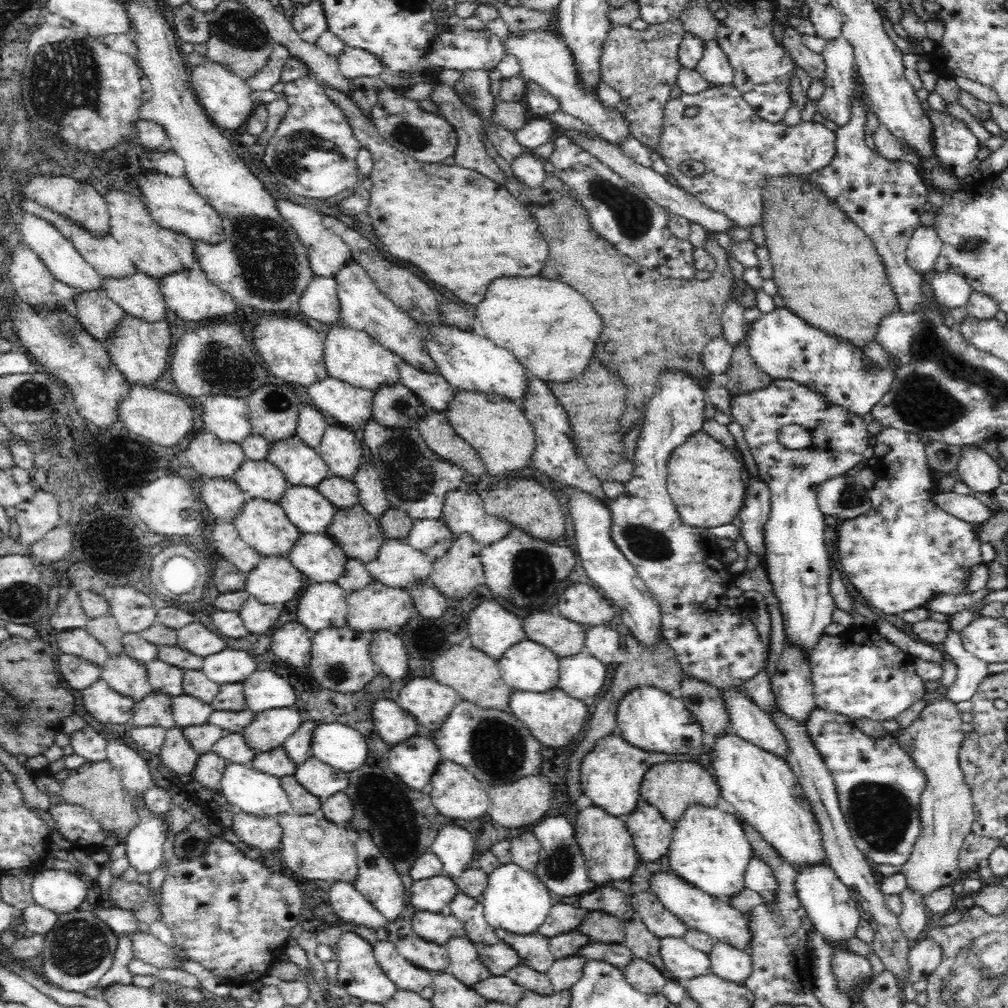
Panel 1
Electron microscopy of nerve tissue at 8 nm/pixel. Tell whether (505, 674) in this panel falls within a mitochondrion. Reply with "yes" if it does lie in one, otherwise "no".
no

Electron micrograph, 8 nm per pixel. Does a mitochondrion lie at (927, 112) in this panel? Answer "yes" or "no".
no

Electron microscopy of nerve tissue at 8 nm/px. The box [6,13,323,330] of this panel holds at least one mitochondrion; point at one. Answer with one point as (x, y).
(66, 78)

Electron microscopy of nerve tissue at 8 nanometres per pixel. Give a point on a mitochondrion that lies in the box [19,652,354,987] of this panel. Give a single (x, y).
(80, 946)

